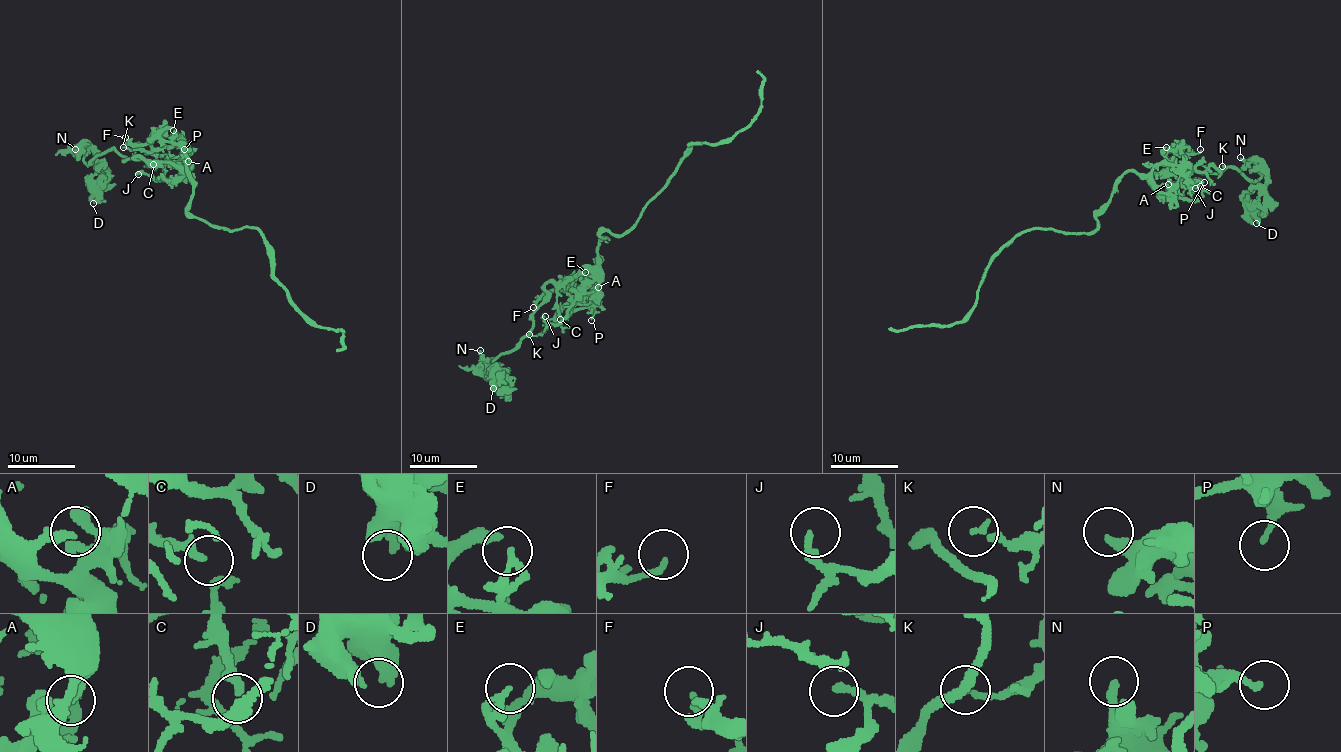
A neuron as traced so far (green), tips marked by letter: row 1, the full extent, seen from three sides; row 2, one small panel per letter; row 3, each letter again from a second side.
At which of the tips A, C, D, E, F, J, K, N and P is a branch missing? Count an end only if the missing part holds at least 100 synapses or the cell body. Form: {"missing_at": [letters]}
{"missing_at": []}

